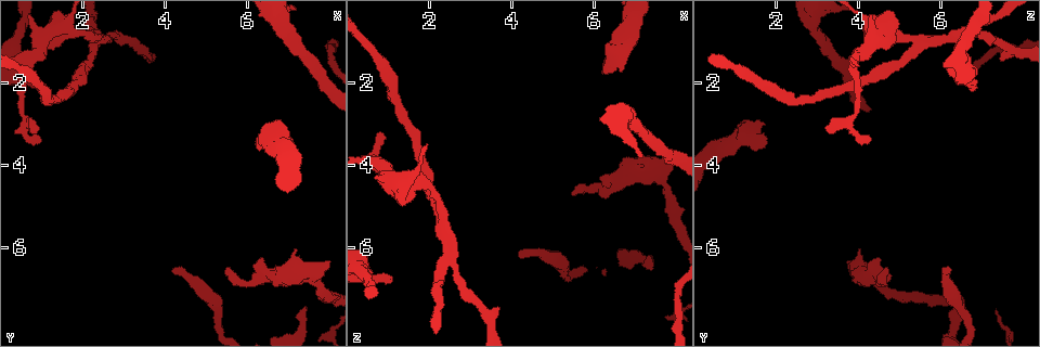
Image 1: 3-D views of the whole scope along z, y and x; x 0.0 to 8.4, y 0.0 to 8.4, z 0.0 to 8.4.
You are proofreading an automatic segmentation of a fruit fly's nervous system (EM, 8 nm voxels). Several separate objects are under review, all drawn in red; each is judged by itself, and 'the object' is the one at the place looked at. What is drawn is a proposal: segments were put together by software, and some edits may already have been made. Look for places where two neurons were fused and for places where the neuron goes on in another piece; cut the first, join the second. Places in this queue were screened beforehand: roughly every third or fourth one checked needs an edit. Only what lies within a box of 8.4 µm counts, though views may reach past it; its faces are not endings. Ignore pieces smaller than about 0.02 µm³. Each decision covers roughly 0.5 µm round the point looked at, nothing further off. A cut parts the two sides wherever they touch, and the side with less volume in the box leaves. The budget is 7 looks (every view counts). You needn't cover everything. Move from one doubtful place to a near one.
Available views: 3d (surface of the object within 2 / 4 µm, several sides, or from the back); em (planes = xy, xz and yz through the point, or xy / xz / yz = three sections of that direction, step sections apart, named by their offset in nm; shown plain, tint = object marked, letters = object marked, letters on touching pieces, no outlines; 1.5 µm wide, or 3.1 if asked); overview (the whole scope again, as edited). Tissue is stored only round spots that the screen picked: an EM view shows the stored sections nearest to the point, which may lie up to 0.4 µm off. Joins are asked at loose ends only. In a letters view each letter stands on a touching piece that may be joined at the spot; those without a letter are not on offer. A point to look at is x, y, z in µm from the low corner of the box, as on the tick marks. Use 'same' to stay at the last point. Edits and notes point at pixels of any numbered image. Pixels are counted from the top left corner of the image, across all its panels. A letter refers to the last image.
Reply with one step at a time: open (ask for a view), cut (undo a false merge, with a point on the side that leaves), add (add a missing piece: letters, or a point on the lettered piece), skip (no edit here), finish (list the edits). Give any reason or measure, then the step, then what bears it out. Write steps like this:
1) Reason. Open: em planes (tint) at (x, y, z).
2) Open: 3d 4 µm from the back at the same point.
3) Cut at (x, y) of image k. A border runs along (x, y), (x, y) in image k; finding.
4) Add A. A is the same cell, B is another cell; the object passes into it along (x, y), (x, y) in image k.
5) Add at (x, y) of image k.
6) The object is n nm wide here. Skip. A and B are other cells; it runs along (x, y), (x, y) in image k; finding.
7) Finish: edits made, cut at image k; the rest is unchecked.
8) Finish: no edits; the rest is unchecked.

Free end. Open: em planes (letters) at (4.20, 6.45, 6.20).

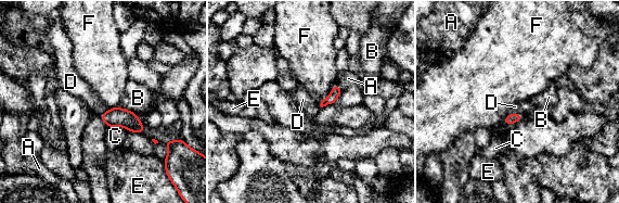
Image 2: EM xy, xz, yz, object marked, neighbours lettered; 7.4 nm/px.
The longest contact is with F, 220 nm. Add D. D is the same cell, A, B, C, E and F are other cells; it goes on there.

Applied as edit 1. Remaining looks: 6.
Open: overview.

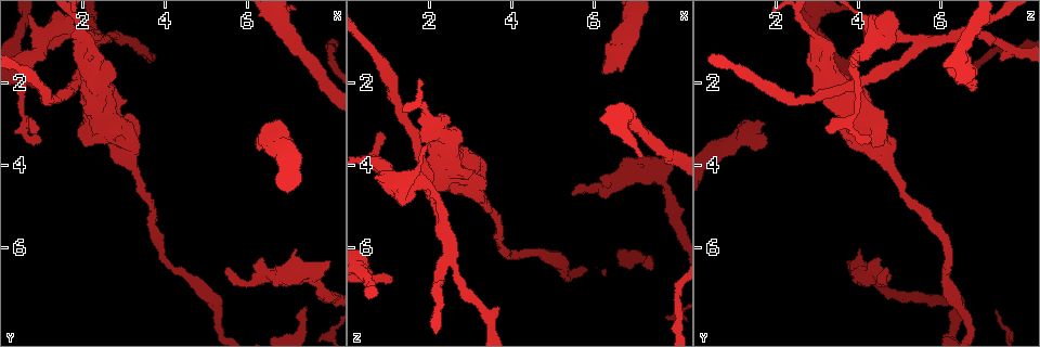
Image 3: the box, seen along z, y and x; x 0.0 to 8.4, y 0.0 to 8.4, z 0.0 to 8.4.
End of a long branch. Open: em planes (letters) at (6.30, 3.45, 1.85).

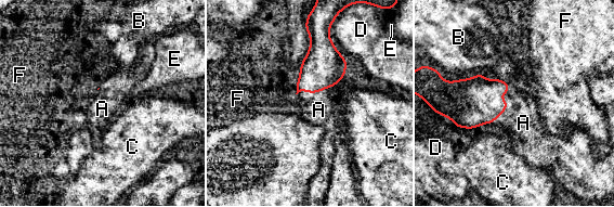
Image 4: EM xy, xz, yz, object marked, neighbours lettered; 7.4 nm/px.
Add A. A is the same cell, B, C, D, E and F are other cells; the object passes into it along (471, 102), (505, 101), (523, 123) in image 4; it goes on there.

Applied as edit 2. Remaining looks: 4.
Redraw. Open: overview.

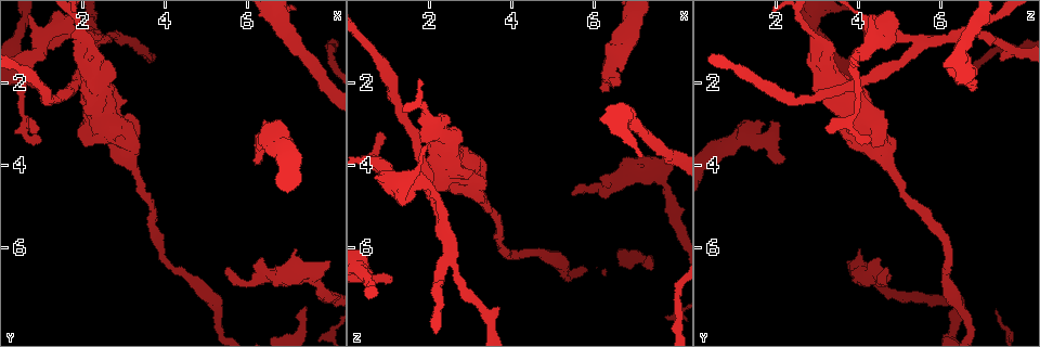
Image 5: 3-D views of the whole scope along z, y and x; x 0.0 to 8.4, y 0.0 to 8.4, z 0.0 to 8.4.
Three arms meet. Open: em planes (tint) at (2.30, 1.10, 5.35).

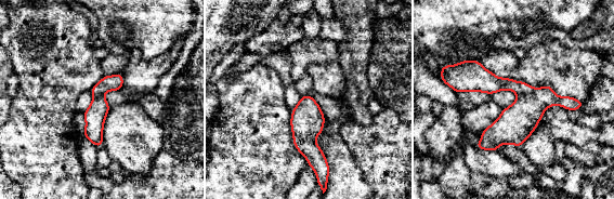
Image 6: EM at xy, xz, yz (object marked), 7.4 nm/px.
Open: em planes (letters) at the same point.

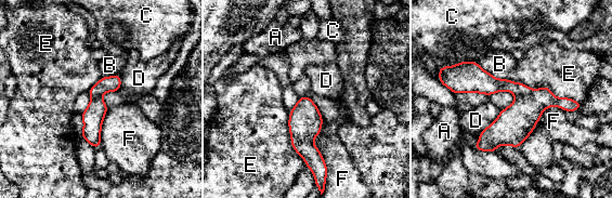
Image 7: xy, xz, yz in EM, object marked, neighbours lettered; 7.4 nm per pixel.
The object is 160 nm wide here. Cut at (515, 123) of image 7. A, B, C, D, E and F are other cells; a border runs along (533, 90), (516, 97) in image 7; two neurons meet here.

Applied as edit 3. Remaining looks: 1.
Finish: edits made, add at image 2, add at image 4, cut at image 7; the rest is unchecked.

